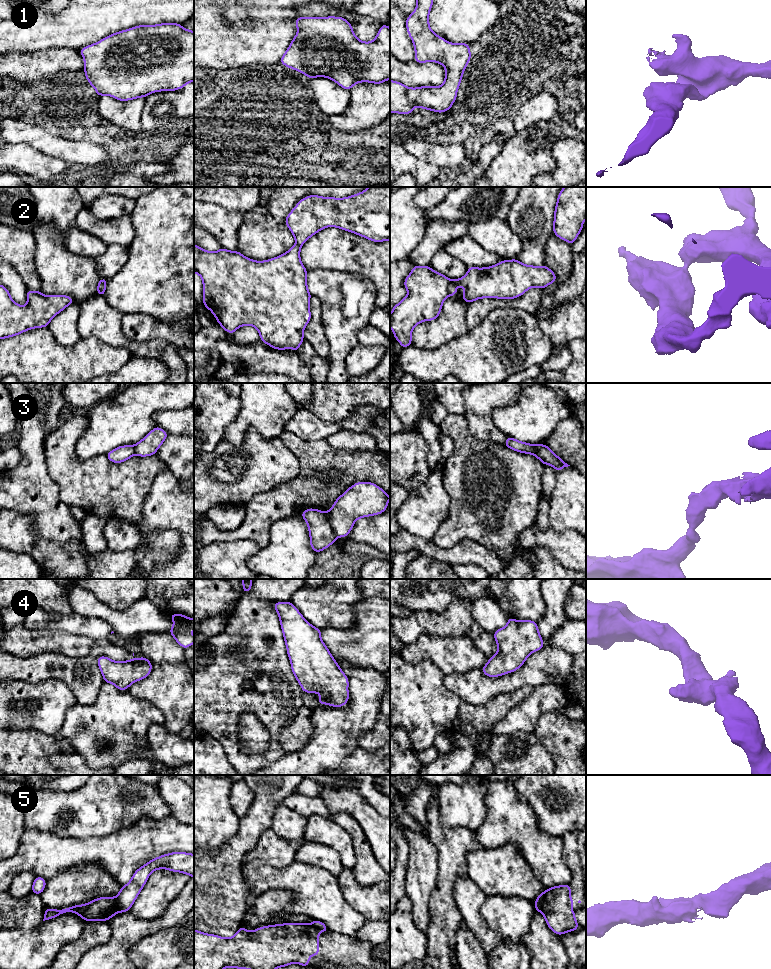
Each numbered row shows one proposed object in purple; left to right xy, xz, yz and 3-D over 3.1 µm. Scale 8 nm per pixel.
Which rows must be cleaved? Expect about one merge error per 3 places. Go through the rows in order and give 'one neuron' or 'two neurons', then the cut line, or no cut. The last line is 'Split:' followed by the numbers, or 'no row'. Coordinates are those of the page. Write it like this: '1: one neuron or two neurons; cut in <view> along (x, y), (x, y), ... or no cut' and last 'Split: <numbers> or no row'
1: one neuron; no cut
2: two neurons; cut in yz along (450, 280), (448, 295)
3: two neurons; cut in xz along (325, 514), (332, 531), (337, 537)
4: one neuron; no cut
5: two neurons; cut in yz along (544, 892), (540, 911)
Split: 2, 3, 5

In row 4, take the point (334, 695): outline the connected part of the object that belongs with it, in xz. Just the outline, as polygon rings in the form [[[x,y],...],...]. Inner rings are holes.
[[[278,601],[273,607],[279,616],[292,672],[303,692],[320,693],[318,705],[344,706],[349,701],[349,680],[322,641],[321,630],[307,622],[291,601]]]

